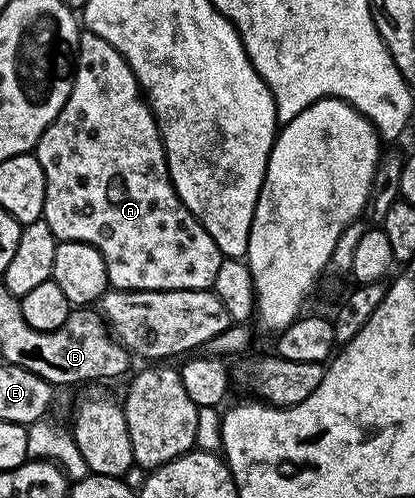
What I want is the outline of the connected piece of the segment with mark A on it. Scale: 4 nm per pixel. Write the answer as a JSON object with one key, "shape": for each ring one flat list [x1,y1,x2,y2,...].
{"shape":[[84,30,79,36,79,50,75,61,75,73,71,80,71,92,57,117,45,129,45,133,35,146,34,157,41,165,45,173,45,205,43,206,43,217,49,225,49,229,55,234,59,241,81,241,93,245,105,257,105,269,107,270,107,282,117,291,205,291,214,284,217,277,217,269,224,261,224,255,217,249,213,237,205,233,205,229,189,213,189,209,177,197,174,185,171,184,167,158,163,148,163,139,159,136,159,126,155,124,155,118,151,108,147,106,147,100,143,98,143,92,139,90,139,82,129,69,125,57,109,45,97,33]]}

